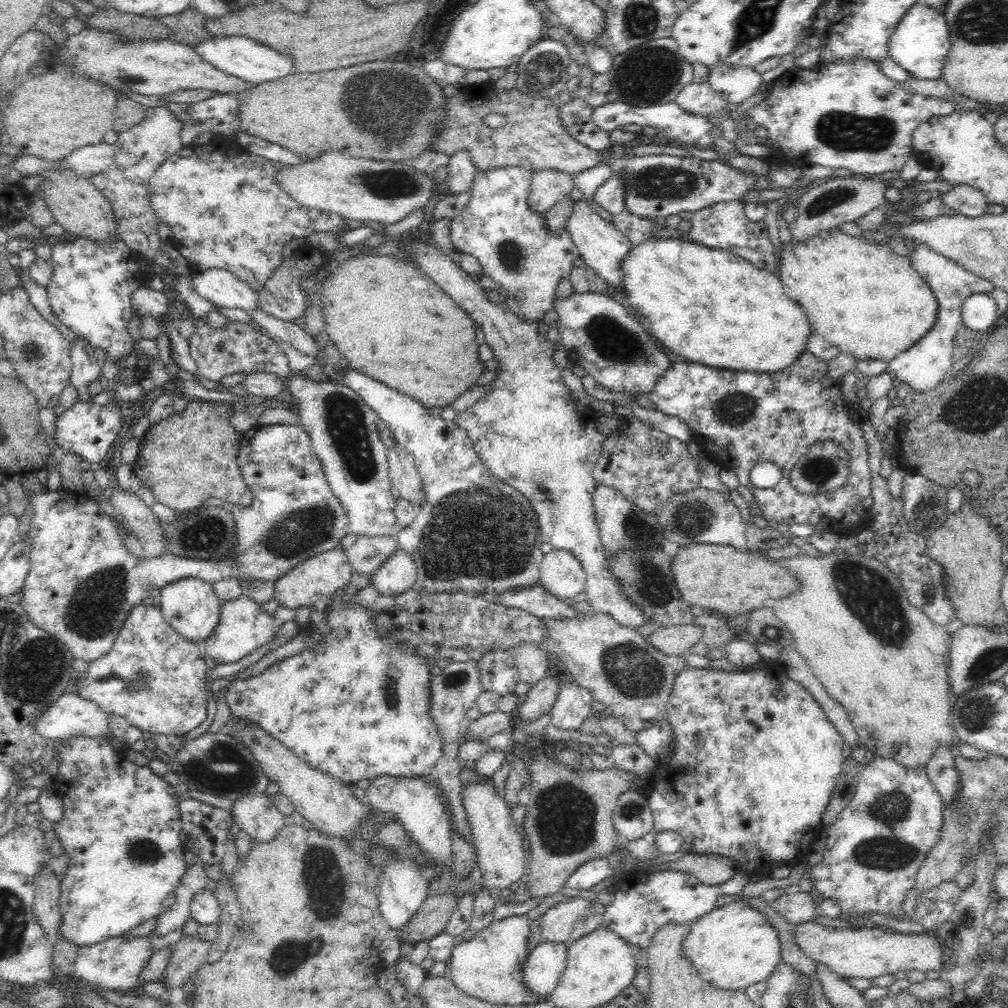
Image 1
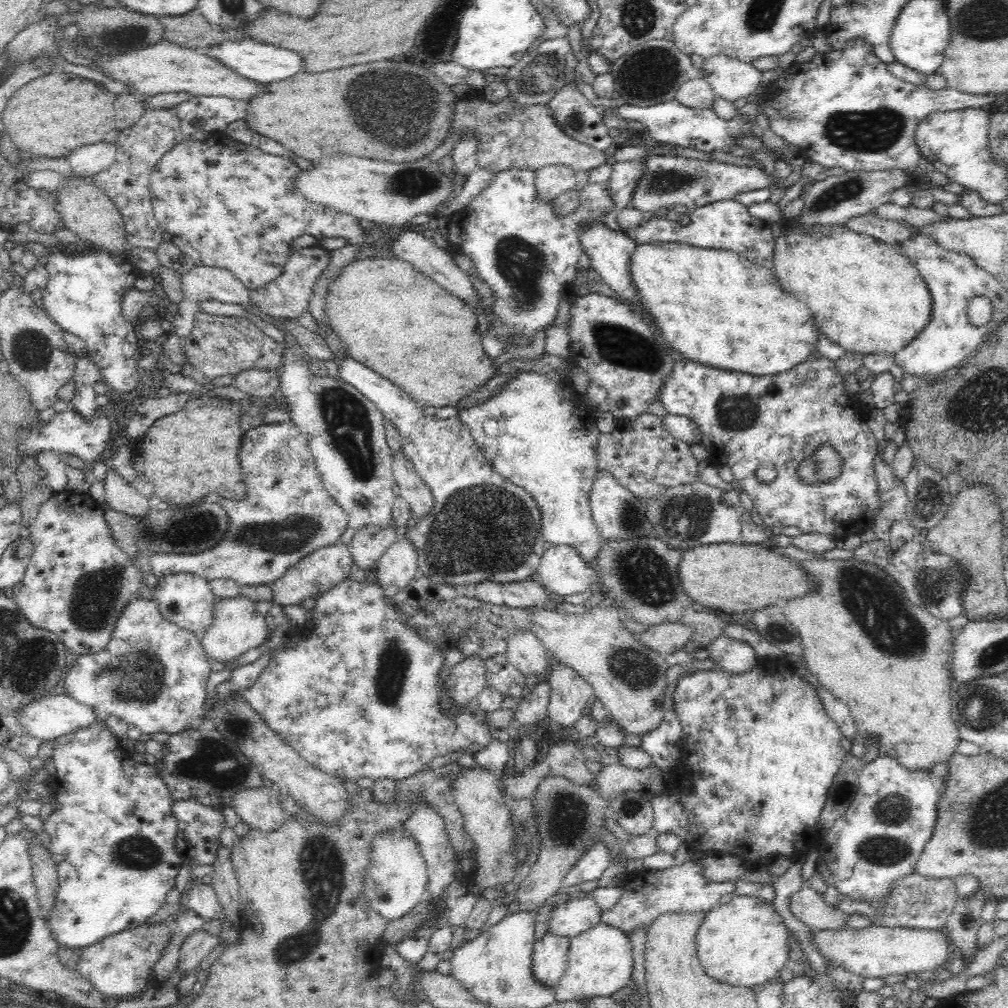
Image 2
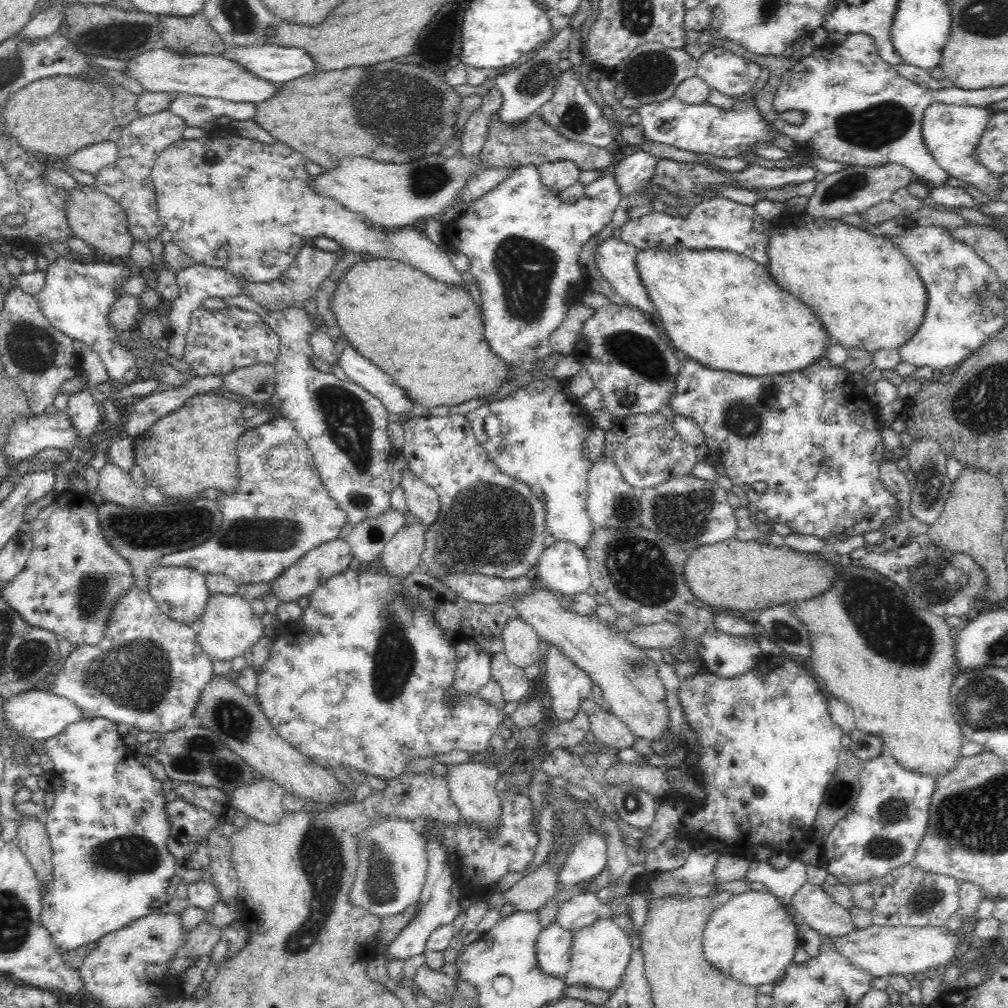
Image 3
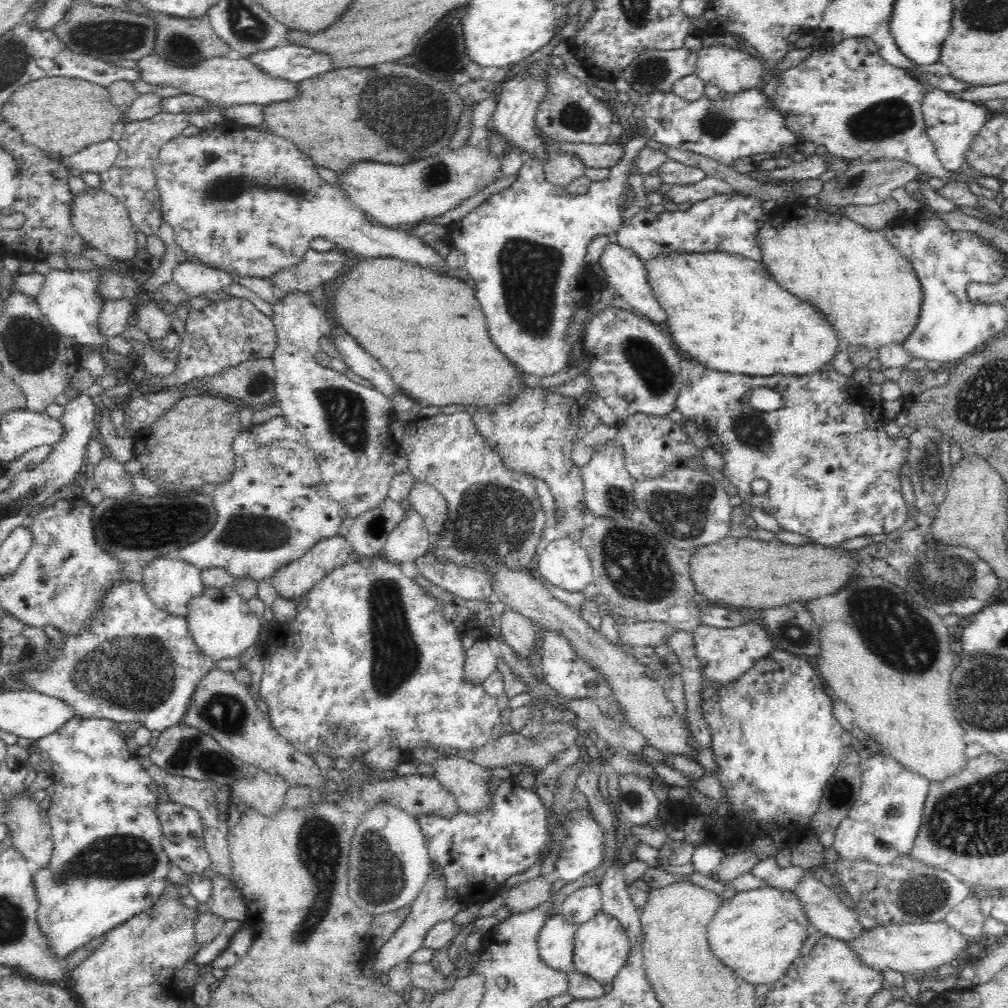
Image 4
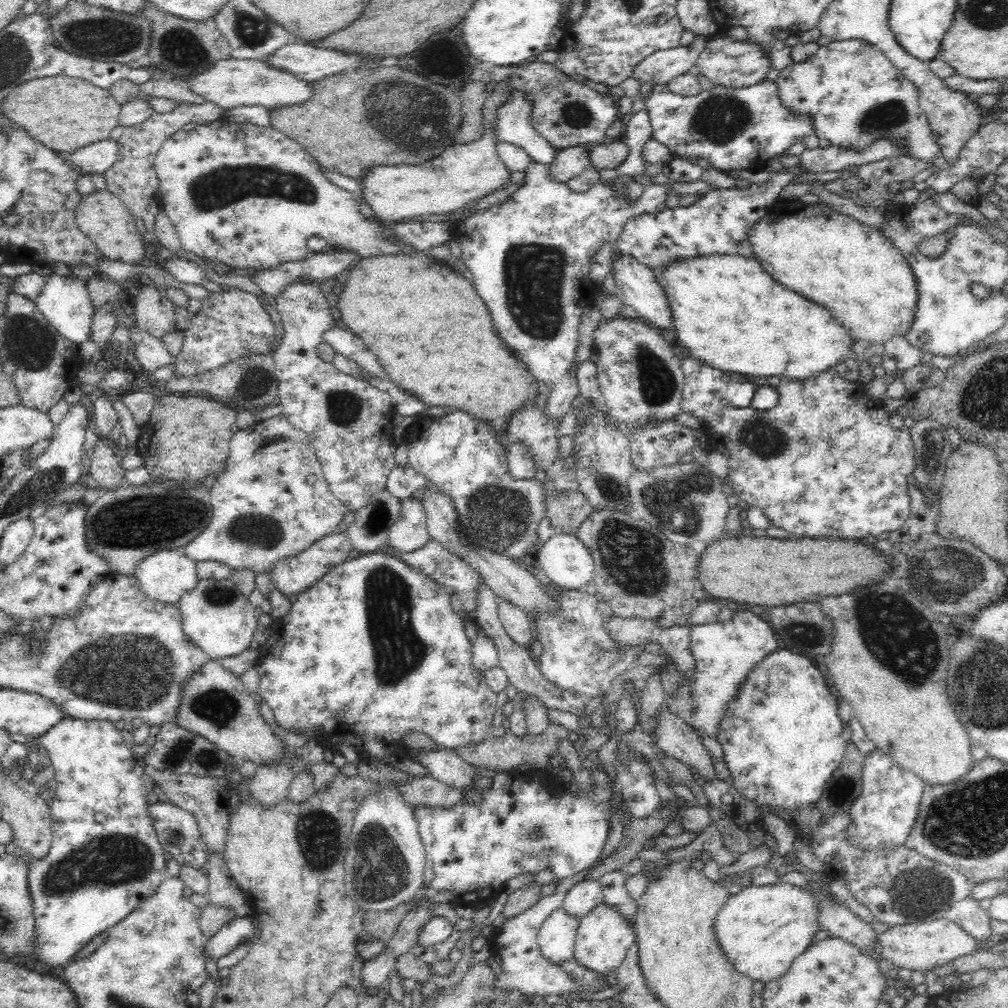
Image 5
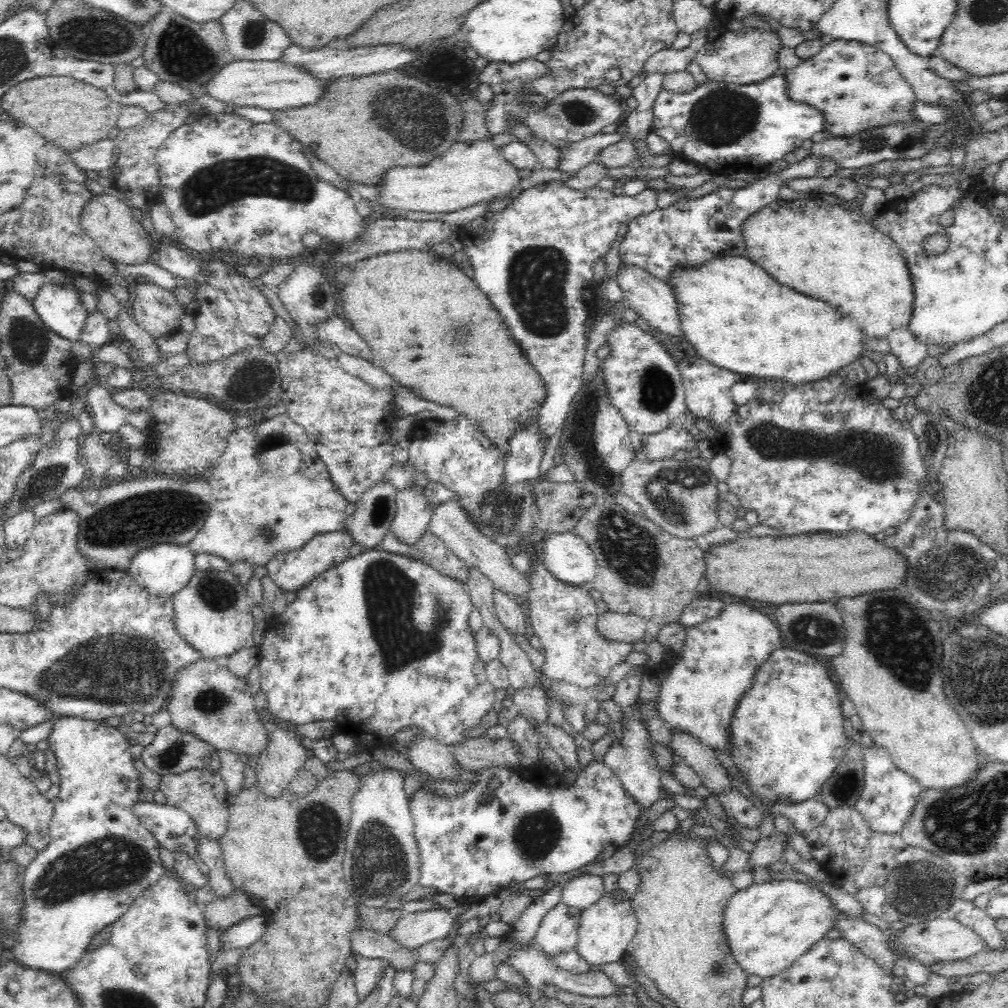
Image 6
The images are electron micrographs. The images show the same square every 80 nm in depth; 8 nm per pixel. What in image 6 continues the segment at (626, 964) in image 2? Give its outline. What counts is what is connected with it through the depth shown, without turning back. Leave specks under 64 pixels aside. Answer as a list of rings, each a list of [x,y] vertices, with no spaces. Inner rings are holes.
[[[622,890],[610,894],[605,892],[598,902],[581,912],[575,952],[592,966],[622,963],[630,952],[636,929],[636,915],[630,906],[630,897]]]

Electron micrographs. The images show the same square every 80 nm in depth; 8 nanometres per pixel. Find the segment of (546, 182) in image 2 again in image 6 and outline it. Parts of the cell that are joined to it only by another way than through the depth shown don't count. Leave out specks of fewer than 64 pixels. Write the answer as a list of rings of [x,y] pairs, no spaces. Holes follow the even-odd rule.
[[[623,130],[614,133],[600,133],[596,136],[575,142],[559,149],[557,169],[565,173],[576,174],[581,168],[595,160],[596,154],[606,146],[616,144],[623,138]]]

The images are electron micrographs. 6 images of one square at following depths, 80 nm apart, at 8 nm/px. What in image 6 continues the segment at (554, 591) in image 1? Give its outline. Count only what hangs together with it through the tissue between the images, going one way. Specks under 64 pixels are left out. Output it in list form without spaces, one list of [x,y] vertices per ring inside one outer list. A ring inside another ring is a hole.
[[[574,532],[554,533],[537,549],[542,566],[552,577],[582,587],[596,574],[596,559],[588,543]]]

